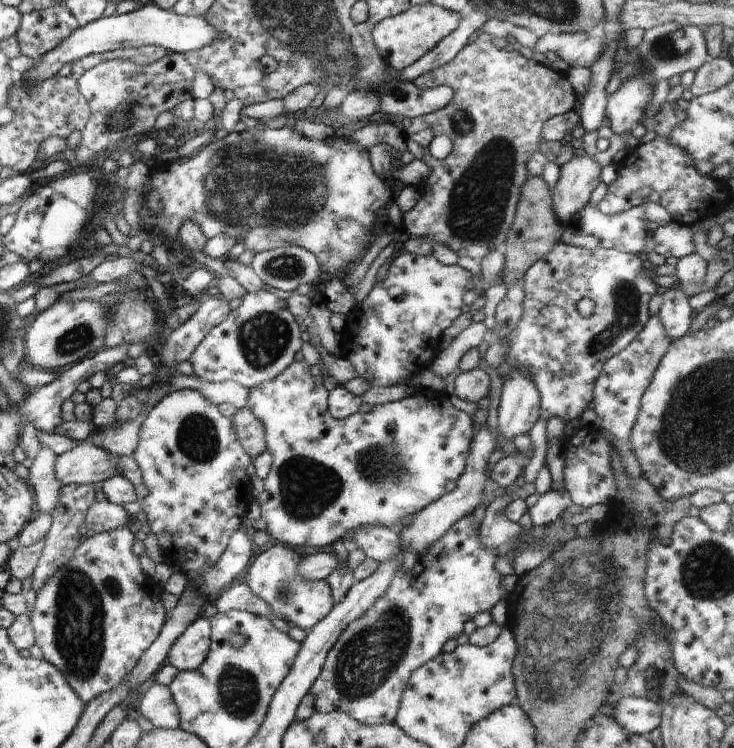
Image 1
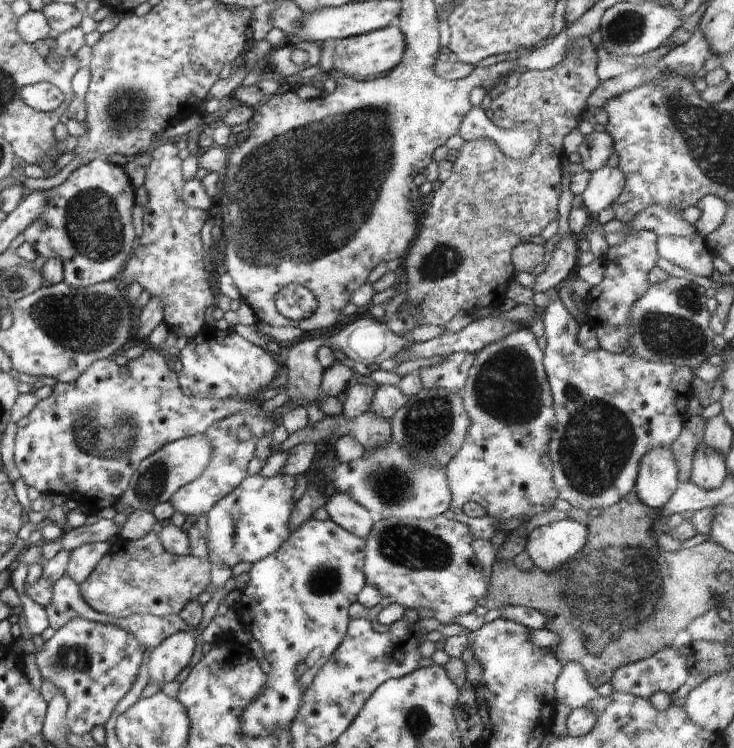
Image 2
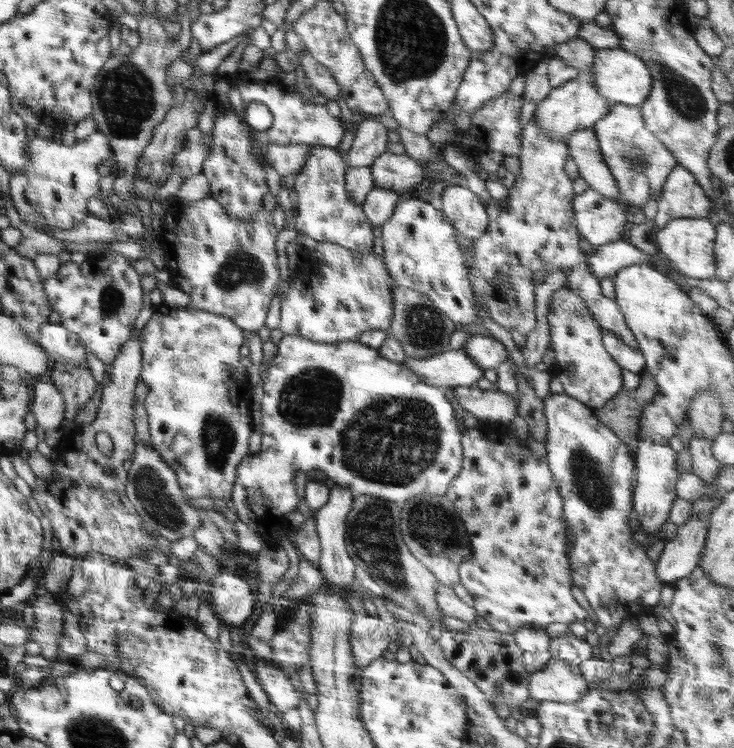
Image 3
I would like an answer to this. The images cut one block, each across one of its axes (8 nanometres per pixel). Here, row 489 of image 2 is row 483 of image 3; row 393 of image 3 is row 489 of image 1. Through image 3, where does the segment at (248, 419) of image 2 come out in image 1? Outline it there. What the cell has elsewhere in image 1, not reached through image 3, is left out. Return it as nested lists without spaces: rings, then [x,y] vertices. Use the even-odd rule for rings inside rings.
[[[182,389],[170,392],[168,396],[164,396],[158,404],[155,404],[149,413],[145,413],[144,422],[140,425],[138,446],[132,454],[132,458],[136,460],[136,464],[140,467],[143,484],[148,489],[148,494],[138,502],[143,512],[146,513],[151,532],[156,534],[156,538],[158,538],[163,562],[171,568],[178,566],[185,574],[196,573],[199,575],[212,568],[218,562],[218,558],[222,556],[224,550],[226,550],[229,538],[234,532],[242,528],[246,511],[255,499],[252,495],[251,477],[246,474],[246,469],[252,464],[252,458],[244,452],[244,448],[242,448],[242,444],[240,444],[240,440],[236,436],[236,428],[232,424],[232,417],[222,415],[218,410],[218,405],[206,400],[198,390]]]

